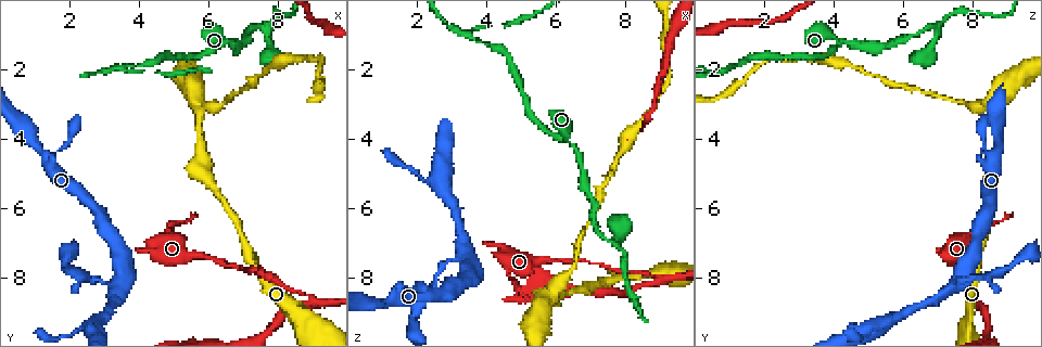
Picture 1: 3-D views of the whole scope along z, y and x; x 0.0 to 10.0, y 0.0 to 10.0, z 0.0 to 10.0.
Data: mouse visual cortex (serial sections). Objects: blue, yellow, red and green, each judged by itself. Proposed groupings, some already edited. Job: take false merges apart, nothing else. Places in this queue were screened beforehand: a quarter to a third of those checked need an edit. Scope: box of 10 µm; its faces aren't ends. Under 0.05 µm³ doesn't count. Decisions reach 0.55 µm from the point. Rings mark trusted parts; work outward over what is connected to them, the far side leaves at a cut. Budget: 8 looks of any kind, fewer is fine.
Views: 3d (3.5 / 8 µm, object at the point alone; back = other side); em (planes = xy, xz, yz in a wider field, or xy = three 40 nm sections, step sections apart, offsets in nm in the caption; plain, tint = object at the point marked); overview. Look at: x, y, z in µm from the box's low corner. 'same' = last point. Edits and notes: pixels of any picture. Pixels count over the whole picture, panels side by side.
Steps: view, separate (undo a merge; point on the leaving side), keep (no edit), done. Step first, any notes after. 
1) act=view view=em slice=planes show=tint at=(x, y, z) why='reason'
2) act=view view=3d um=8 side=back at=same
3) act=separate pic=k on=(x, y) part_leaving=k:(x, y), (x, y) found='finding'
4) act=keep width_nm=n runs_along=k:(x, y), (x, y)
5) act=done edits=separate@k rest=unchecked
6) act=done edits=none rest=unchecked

act=view view=em slice=planes show=tint at=(6.00, 7.40, 7.55) why='calibre changes'

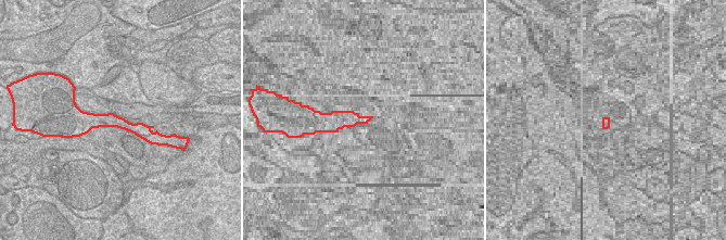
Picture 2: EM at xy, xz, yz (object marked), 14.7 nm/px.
act=view view=3d um=3.5 at=same why='wider look'

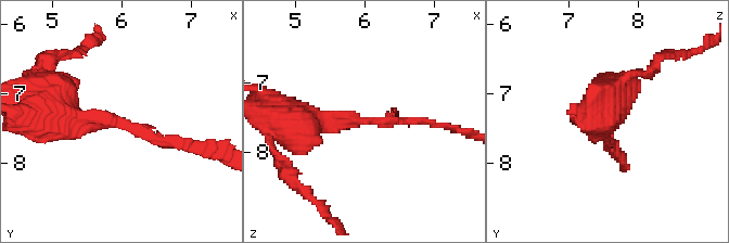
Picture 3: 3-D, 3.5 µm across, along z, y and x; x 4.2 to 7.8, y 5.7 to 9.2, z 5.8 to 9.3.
act=keep width_nm=220 runs_along=2:(86, 117), (116, 121), (151, 136) found='one cell here'

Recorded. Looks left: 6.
act=view view=3d um=3.5 at=(8.95, 8.65, 7.95) why='branch point'

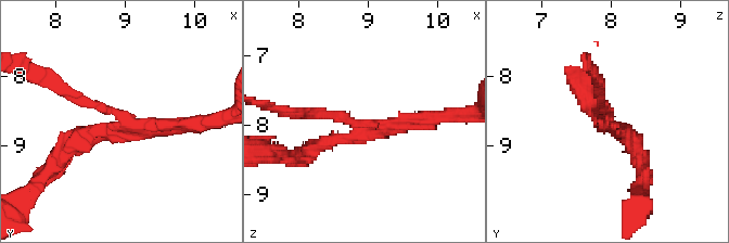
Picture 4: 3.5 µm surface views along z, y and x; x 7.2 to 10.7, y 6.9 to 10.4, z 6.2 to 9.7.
act=view view=em slice=xy step=3 show=tint at=(9.00, 8.60, 8.00) arms=3 arm_widths_nm=150,200,200

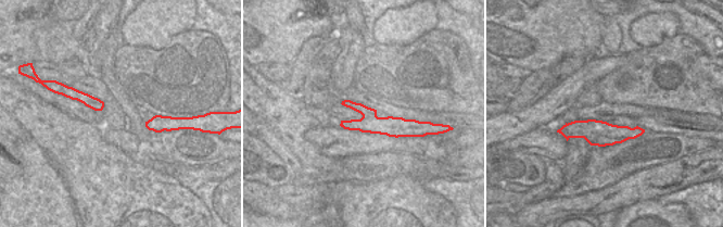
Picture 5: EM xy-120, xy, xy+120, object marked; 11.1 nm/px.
act=keep runs_along=4:(598, 89), (609, 122), (634, 145) found='continuous, no second cell'

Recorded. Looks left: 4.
act=view view=3d um=8 at=(5.85, 3.10, 8.75) why='arms part here'

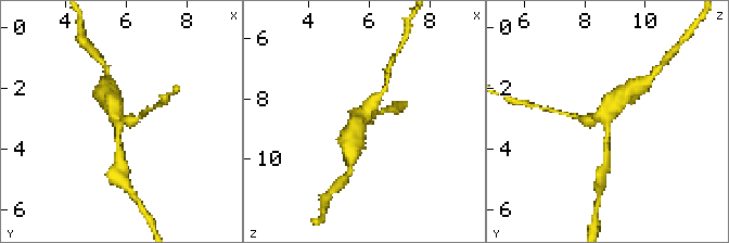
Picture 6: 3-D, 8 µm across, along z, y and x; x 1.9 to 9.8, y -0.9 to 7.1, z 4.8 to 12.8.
act=view view=em slice=xy step=5 show=tint at=same arms=3 arm_widths_nm=150,350,600

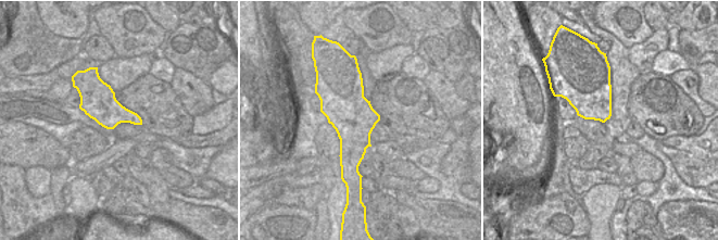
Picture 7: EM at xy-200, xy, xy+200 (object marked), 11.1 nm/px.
act=keep width_nm=500 runs_along=6:(606, 153), (606, 114), (623, 98) found='one cell here'

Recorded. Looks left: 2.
act=done edits=none rest=unchecked

